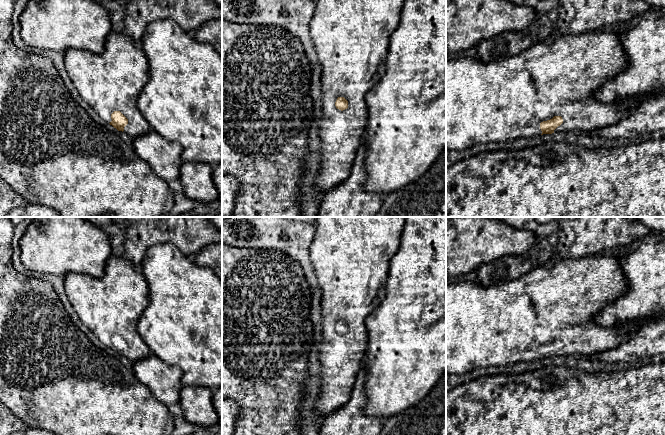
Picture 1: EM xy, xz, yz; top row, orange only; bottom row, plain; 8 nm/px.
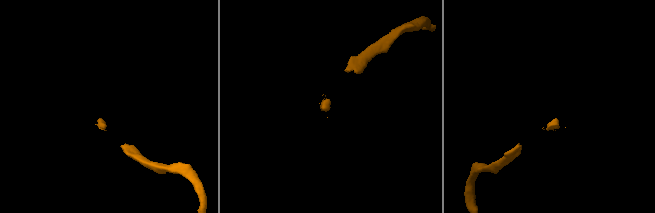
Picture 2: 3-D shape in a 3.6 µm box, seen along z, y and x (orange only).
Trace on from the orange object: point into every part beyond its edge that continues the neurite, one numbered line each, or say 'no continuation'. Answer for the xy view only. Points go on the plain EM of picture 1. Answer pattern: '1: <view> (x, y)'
1: xy (110, 305)

